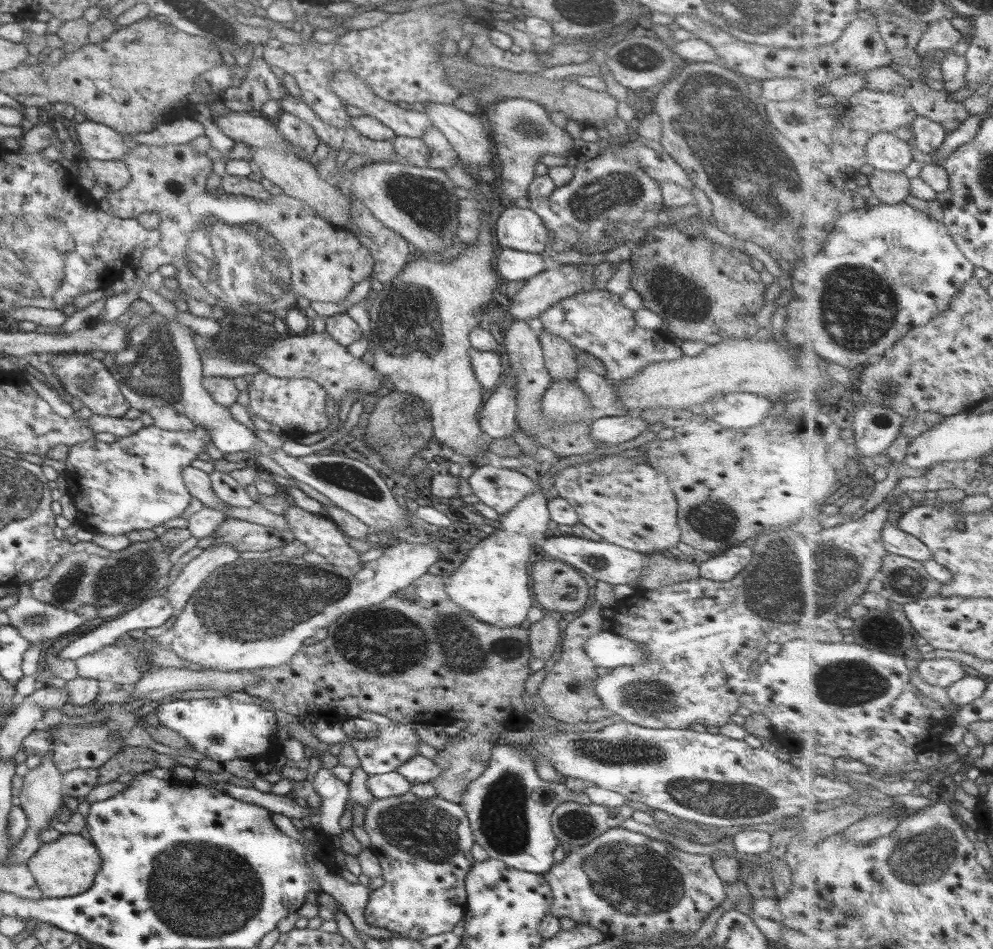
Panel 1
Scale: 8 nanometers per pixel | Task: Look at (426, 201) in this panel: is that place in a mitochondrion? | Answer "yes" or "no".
yes

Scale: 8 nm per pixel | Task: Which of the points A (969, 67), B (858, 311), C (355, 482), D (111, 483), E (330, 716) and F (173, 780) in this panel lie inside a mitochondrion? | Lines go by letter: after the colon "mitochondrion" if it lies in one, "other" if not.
A: other
B: mitochondrion
C: mitochondrion
D: other
E: other
F: other

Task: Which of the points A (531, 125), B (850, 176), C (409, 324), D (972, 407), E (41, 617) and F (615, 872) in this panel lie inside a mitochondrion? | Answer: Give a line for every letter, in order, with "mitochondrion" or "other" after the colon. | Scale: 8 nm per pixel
A: mitochondrion
B: other
C: mitochondrion
D: other
E: mitochondrion
F: mitochondrion

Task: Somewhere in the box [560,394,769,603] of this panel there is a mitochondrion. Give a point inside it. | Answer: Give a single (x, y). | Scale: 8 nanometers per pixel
(712, 524)

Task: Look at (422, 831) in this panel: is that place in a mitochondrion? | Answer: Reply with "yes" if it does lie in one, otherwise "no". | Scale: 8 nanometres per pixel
yes

